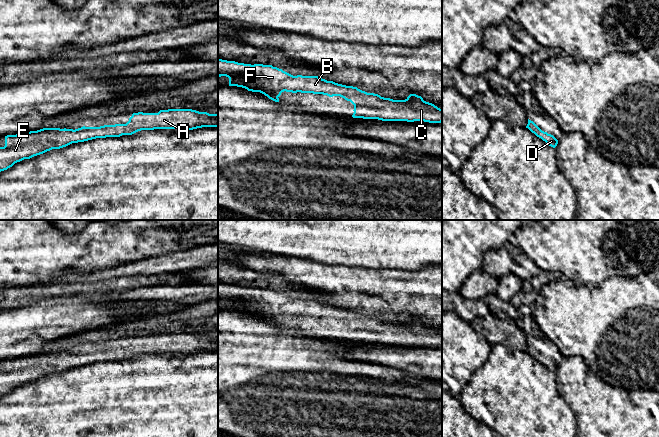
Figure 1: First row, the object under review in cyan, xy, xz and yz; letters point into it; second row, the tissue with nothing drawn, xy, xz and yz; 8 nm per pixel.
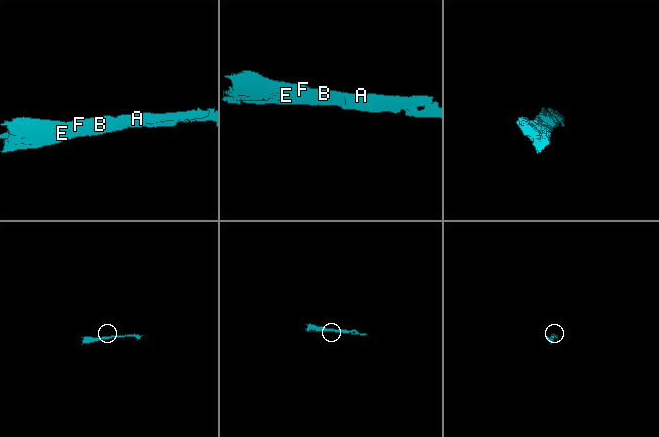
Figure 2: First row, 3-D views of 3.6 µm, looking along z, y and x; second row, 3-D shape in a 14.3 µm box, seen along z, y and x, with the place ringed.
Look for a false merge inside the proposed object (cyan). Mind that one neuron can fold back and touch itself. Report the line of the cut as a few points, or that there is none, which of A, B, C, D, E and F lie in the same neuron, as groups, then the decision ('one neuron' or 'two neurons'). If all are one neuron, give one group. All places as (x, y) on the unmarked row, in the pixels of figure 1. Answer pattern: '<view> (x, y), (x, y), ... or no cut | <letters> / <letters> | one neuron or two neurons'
no cut | A B C D E F | one neuron

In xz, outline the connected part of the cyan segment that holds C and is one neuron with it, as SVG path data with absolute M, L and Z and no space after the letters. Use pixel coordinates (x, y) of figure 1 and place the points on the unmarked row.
M219 282L218 300L228 301L229 310L260 316L275 326L279 326L278 321L284 315L340 320L354 329L353 342L442 346L442 333L416 318L410 318L405 324L393 324L318 300L293 300L272 289L251 289Z

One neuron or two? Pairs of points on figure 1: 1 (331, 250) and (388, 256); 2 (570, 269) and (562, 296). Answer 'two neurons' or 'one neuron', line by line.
1: one neuron
2: two neurons

